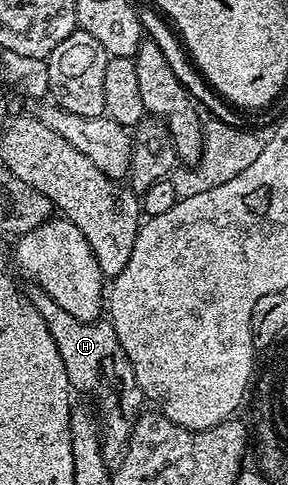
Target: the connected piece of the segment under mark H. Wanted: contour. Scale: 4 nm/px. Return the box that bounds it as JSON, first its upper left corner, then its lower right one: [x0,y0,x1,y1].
[28,283,147,462]

